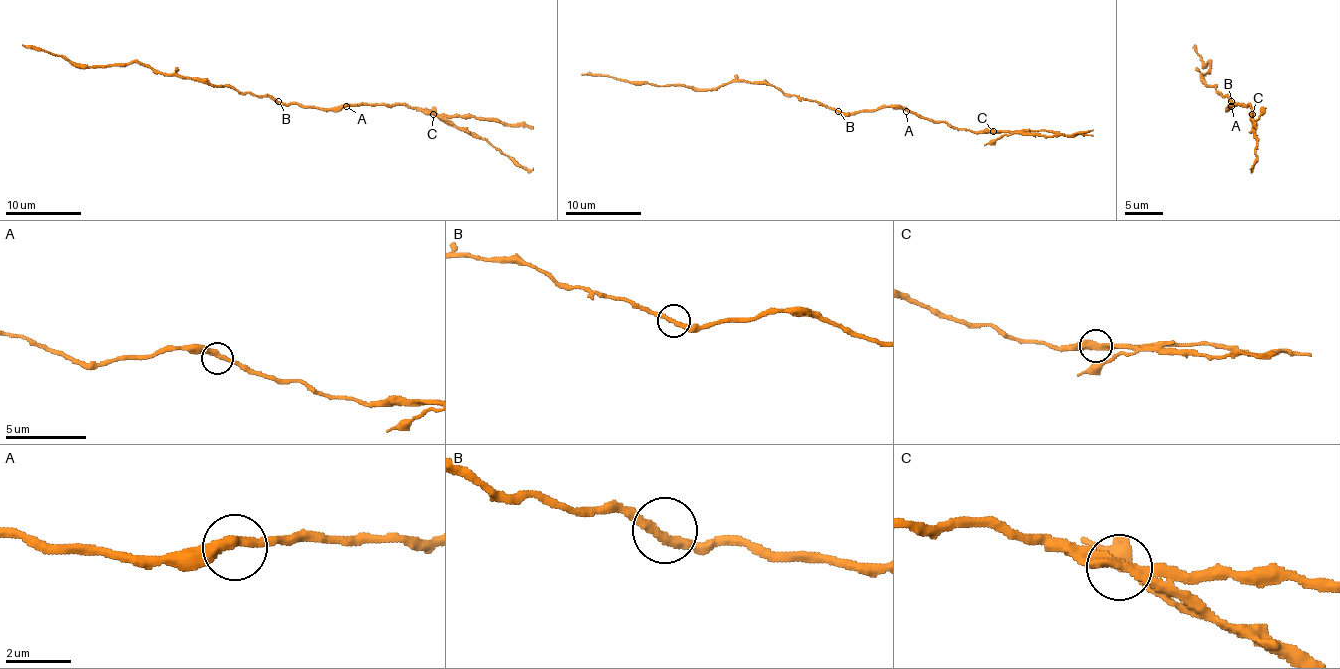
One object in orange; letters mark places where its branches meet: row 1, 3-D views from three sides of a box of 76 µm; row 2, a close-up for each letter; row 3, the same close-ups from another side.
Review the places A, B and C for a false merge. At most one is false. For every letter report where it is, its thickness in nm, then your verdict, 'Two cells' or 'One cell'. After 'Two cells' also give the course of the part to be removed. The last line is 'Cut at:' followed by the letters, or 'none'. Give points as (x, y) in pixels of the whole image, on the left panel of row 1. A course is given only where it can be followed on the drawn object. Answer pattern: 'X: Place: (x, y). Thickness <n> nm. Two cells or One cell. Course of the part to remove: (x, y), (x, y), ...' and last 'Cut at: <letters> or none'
A: Place: (346, 106). Thickness 320 nm. One cell
B: Place: (278, 101). Thickness 280 nm. One cell
C: Place: (433, 114). Thickness 320 nm. Two cells. Course of the part to remove: (433, 114), (485, 138), (517, 163), (532, 168)
Cut at: C

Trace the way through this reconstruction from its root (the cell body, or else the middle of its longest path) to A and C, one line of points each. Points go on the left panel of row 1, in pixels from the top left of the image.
A: (277, 102), (318, 108), (346, 106)
C: (277, 102), (318, 108), (406, 104), (433, 114)

